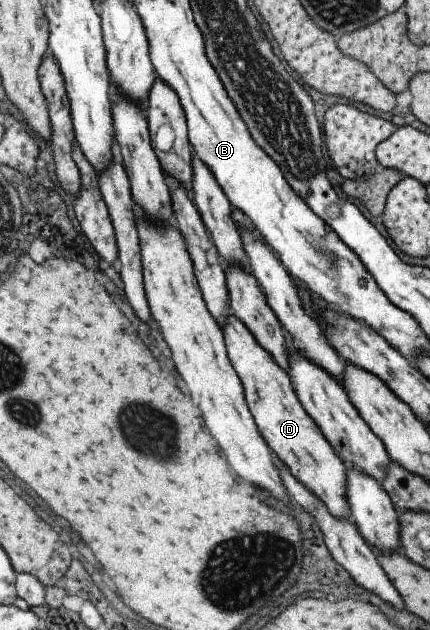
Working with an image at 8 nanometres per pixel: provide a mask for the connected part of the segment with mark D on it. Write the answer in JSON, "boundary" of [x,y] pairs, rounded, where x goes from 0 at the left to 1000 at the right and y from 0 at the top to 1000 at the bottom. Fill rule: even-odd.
{"boundary":[[[544,500],[528,505],[514,525],[535,578],[560,606],[572,644],[640,730],[737,787],[777,822],[816,827],[812,800],[802,792],[805,737],[784,725],[735,671],[709,656],[672,597]]]}

